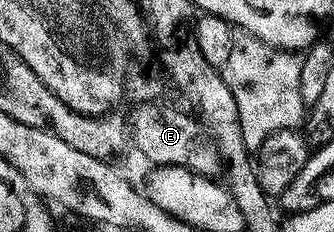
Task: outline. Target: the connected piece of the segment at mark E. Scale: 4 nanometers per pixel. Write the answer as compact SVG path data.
M160 103L143 104L136 109L134 127L132 126L134 145L137 145L139 151L156 167L184 166L185 169L190 169L203 177L221 178L222 169L224 173L224 158L219 142L213 134L209 133L205 124L196 117L194 119L178 109L161 105Z

